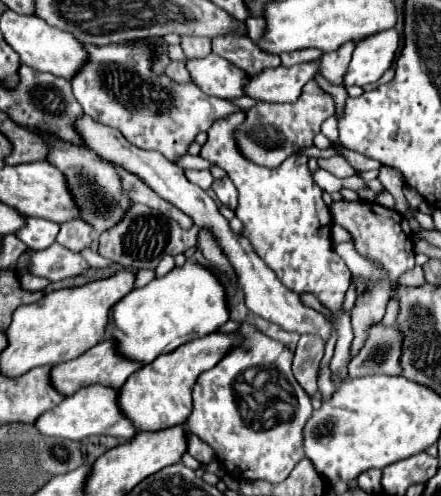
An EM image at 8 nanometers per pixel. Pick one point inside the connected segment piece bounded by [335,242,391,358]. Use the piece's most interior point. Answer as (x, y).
(369, 310)

